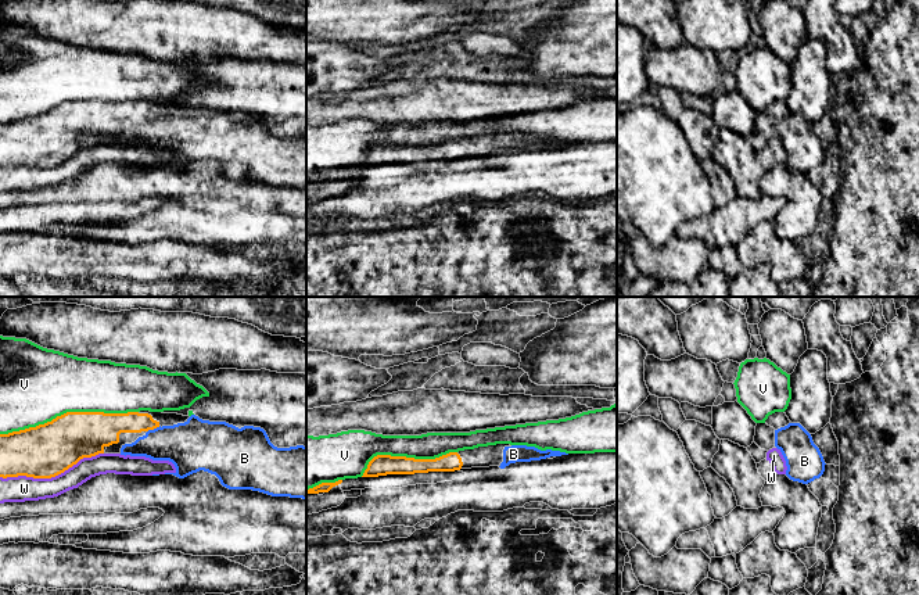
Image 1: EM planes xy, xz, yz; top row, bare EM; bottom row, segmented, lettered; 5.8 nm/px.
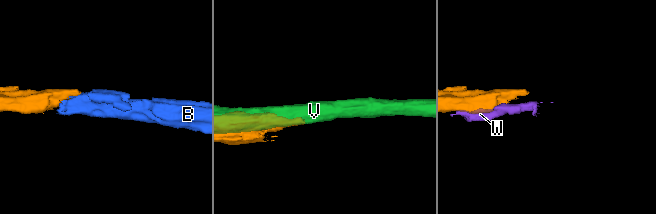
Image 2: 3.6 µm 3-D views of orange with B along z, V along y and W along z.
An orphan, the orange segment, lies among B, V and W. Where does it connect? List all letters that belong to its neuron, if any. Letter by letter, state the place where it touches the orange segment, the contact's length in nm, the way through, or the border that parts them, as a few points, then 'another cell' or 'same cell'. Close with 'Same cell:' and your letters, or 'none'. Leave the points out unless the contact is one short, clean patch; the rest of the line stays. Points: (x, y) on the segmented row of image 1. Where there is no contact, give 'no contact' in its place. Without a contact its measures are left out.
B: contact xy (153, 429); length 90 nm; same cell
V: contact xy (68, 412); length 800 nm; another cell
W: contact xy (51, 476); length 600 nm; another cell
Same cell: B

